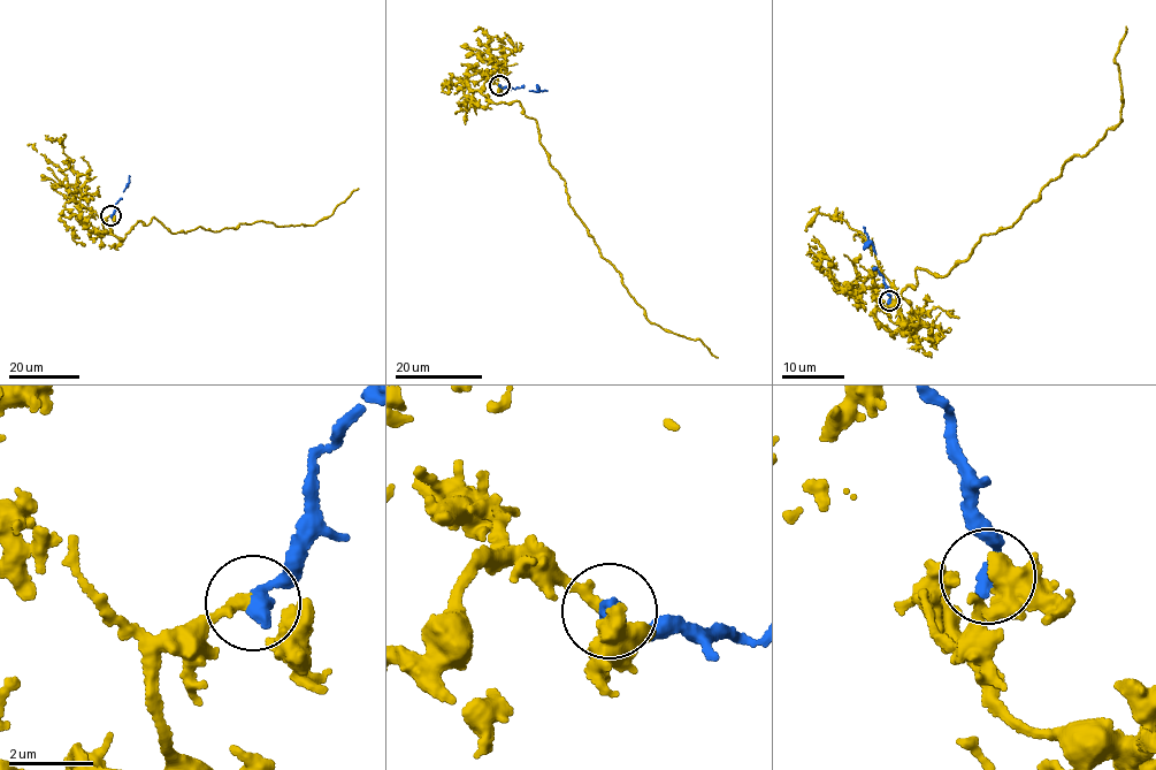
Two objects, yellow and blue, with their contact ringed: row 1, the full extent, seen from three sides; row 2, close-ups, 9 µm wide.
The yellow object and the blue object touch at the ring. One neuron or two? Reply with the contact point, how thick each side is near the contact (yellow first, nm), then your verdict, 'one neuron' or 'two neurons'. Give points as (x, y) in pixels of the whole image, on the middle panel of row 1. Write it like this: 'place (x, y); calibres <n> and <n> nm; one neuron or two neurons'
place (499, 85); calibres 190 and 420 nm; one neuron

